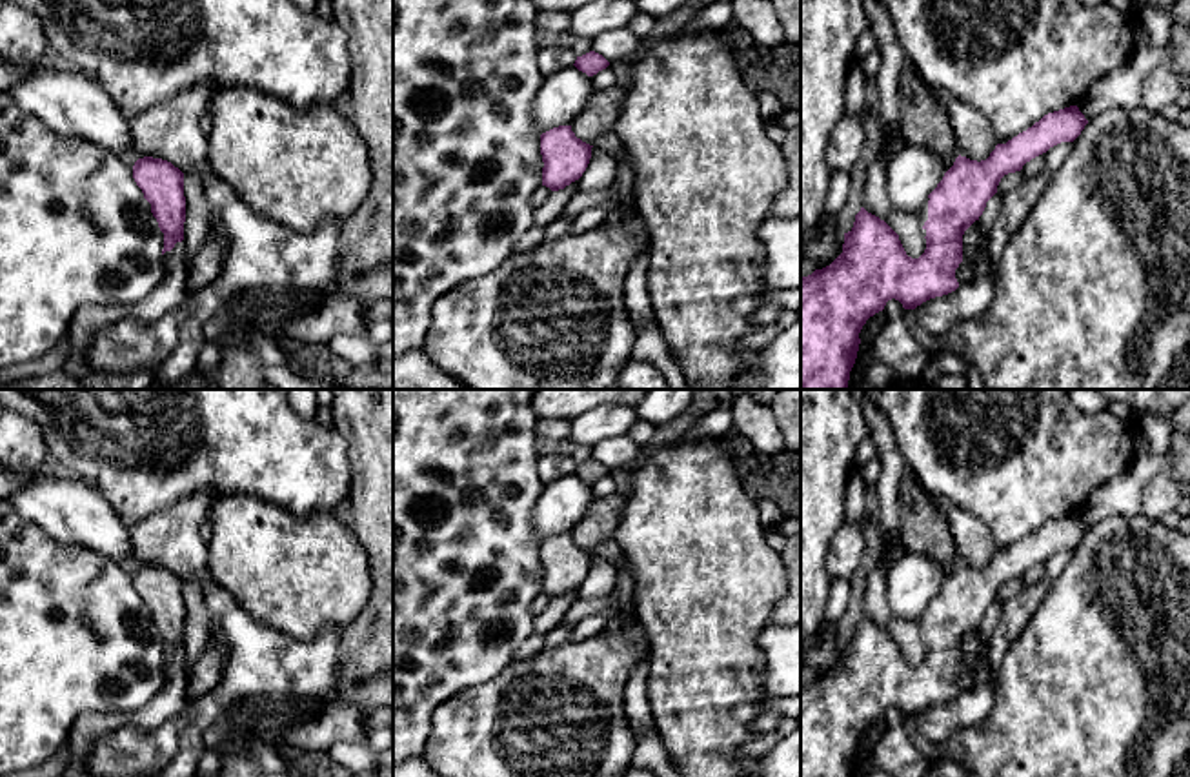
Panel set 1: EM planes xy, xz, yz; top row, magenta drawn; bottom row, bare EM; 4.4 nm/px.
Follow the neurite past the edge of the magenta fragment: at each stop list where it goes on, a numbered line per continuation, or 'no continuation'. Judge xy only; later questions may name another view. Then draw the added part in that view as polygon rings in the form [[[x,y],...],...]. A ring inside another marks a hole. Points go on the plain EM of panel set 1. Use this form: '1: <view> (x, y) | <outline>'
no continuation

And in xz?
no continuation

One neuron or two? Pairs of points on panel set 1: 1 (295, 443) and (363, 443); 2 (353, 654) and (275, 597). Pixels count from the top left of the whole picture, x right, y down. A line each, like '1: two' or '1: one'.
1: two
2: two

